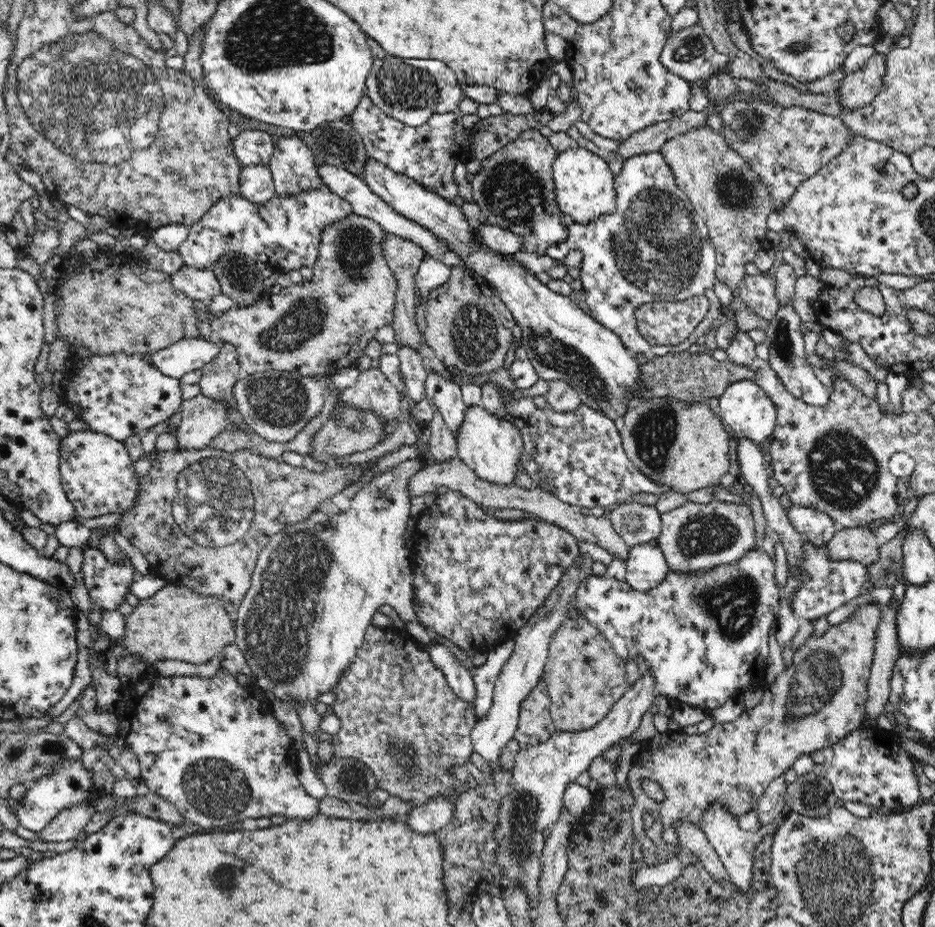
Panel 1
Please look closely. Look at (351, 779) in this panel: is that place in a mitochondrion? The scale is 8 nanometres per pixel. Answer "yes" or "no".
yes

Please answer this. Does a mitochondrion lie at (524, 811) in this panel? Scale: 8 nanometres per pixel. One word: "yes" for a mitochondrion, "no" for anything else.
yes

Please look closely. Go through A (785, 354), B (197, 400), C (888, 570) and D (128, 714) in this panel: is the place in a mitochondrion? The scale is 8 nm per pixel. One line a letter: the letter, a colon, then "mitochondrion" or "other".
A: mitochondrion
B: other
C: mitochondrion
D: other

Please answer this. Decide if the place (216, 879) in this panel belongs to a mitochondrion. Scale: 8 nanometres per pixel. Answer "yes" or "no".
yes

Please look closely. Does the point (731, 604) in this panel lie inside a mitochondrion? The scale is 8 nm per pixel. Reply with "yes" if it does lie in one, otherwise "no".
yes

